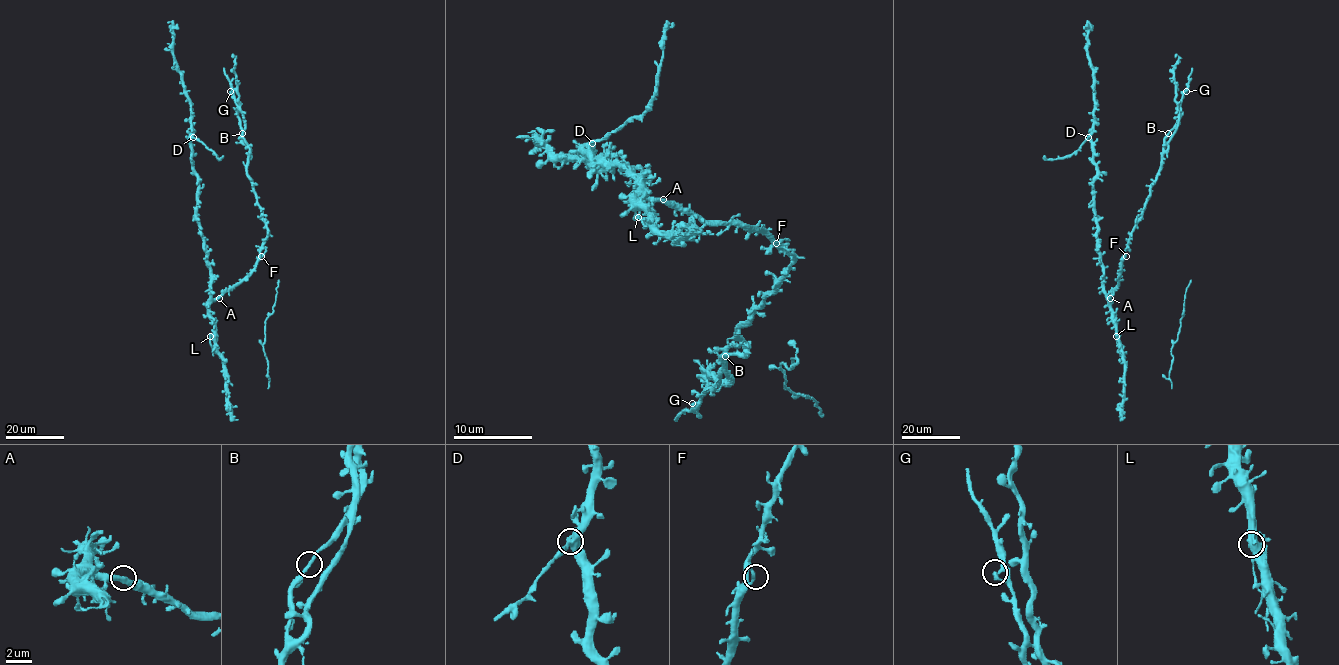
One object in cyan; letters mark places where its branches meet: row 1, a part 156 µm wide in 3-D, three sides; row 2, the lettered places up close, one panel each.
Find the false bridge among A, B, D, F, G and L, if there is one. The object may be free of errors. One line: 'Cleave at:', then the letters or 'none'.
Cleave at: L

